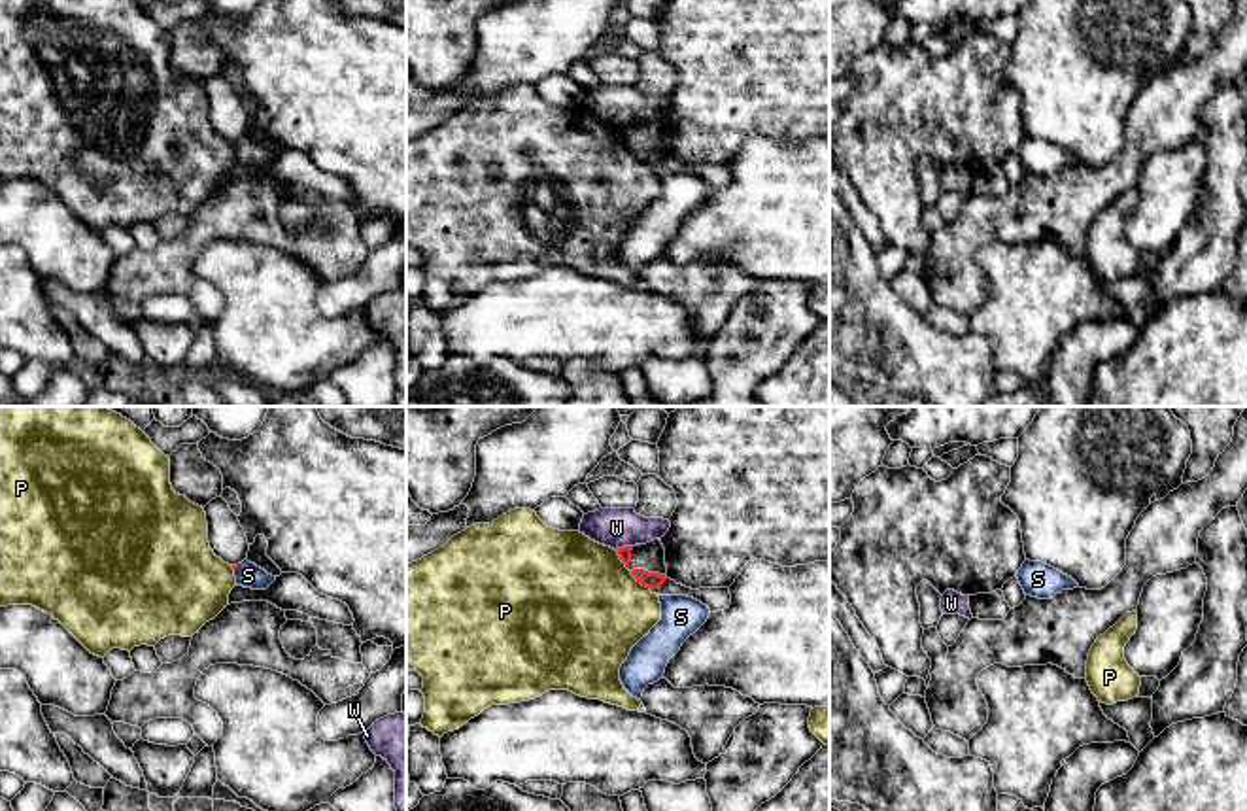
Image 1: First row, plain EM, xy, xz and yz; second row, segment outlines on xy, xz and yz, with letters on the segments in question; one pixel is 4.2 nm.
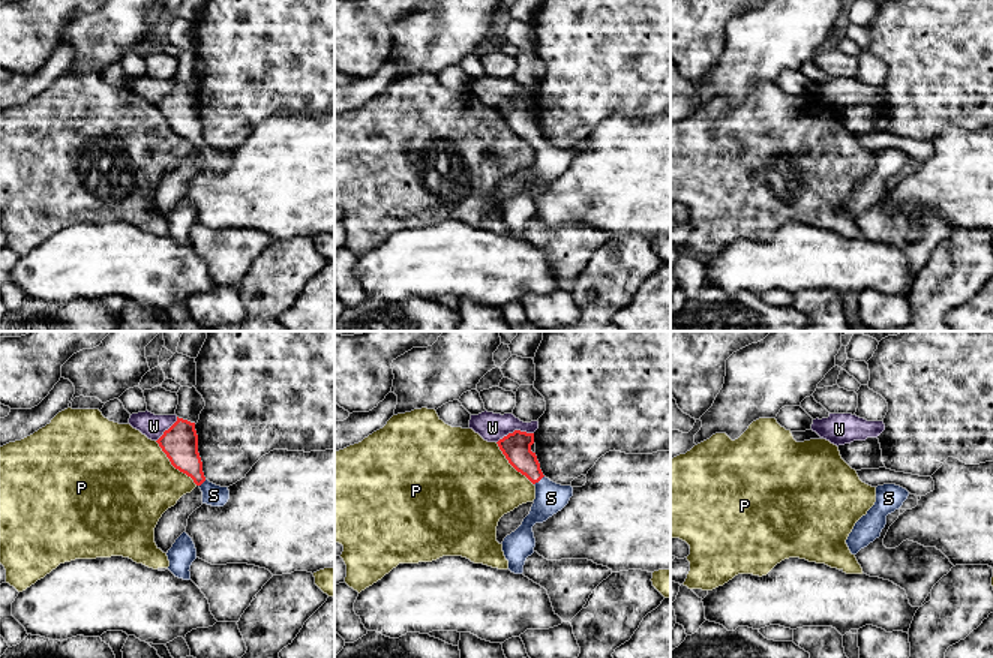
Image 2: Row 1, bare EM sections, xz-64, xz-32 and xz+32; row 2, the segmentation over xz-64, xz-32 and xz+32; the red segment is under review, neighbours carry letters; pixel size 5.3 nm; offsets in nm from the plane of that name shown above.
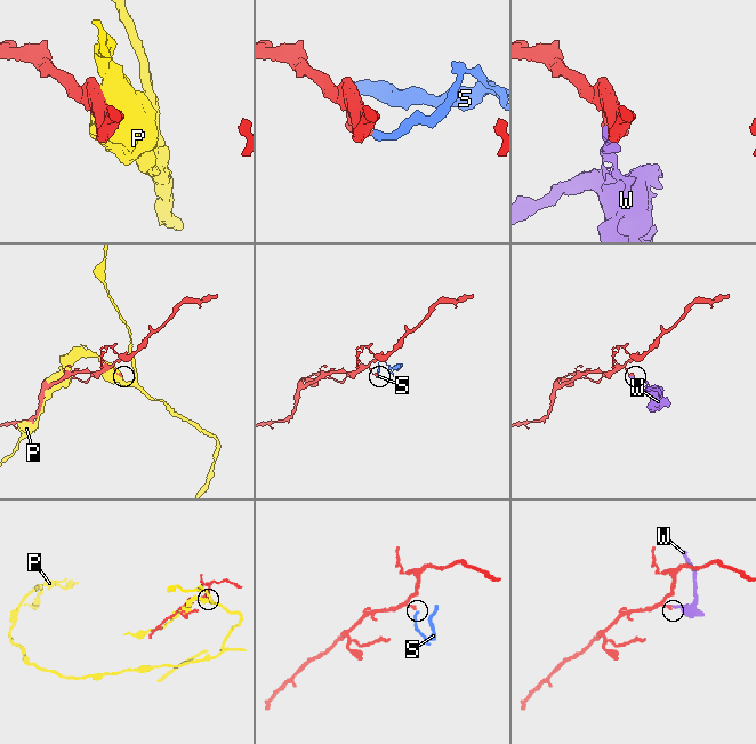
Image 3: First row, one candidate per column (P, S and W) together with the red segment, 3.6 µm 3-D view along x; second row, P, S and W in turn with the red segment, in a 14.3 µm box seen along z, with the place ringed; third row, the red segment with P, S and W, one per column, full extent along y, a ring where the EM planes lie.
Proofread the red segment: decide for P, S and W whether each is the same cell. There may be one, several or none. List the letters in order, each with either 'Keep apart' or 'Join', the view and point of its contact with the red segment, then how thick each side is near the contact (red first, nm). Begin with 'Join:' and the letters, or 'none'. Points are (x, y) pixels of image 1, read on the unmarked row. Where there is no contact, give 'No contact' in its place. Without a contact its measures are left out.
Join: S
P: Keep apart. Touches red at xz (641, 159). Thickness 70 nm (red) against 480 nm
S: Join. Touches red at xy (235, 146). Thickness 20 nm (red) against 110 nm
W: Keep apart. Touches red at xz (626, 123). Thickness 50 nm (red) against 170 nm

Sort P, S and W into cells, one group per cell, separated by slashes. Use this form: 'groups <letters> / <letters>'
groups P / S / W

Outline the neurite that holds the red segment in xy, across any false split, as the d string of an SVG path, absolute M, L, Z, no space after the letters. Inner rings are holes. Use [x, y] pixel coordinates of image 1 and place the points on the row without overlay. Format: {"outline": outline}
{"outline": "M244 136L238 142L232 142L236 161L251 166L266 166L276 153L268 151L265 146L257 144L255 140Z"}

